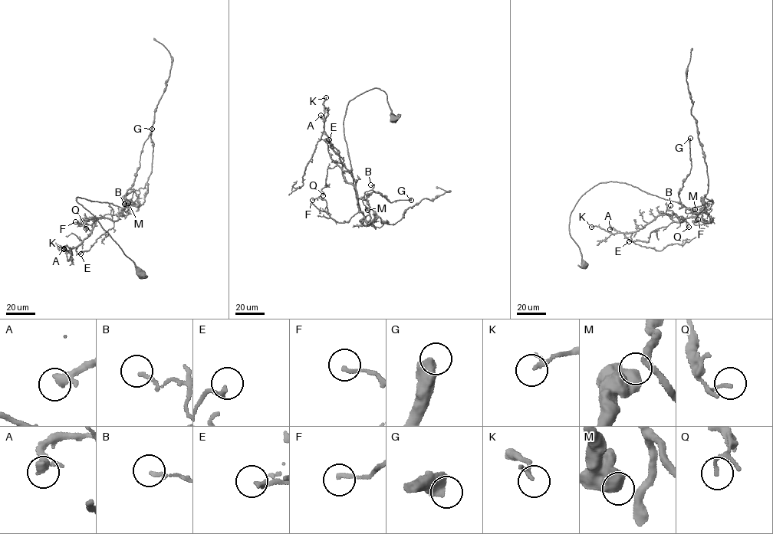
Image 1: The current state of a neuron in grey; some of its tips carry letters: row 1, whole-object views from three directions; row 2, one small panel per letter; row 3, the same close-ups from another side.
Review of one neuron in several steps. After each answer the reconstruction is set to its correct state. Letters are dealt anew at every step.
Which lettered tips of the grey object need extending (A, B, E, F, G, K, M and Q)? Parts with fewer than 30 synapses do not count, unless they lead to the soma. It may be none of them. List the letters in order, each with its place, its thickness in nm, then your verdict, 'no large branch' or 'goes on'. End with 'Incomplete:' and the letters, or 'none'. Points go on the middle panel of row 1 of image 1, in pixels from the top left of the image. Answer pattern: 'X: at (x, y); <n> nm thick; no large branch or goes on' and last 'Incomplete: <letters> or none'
A: at (320, 115); 300 nm thick; no large branch
B: at (370, 185); 150 nm thick; no large branch
E: at (329, 139); 180 nm thick; no large branch
F: at (312, 200); 160 nm thick; no large branch
G: at (411, 200); 600 nm thick; no large branch
K: at (326, 97); 170 nm thick; no large branch
M: at (367, 210); 700 nm thick; no large branch
Q: at (323, 195); 140 nm thick; no large branch
Incomplete: none

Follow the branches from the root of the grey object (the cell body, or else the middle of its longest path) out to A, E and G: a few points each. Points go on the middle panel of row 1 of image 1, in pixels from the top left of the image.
A: (396, 119), (380, 89), (348, 103), (343, 131), (360, 211), (356, 190), (343, 175), (320, 115)
E: (396, 119), (380, 89), (348, 103), (343, 131), (360, 211), (354, 178), (331, 159), (329, 139)
G: (396, 119), (376, 88), (347, 106), (360, 221), (371, 224), (373, 191), (411, 200)

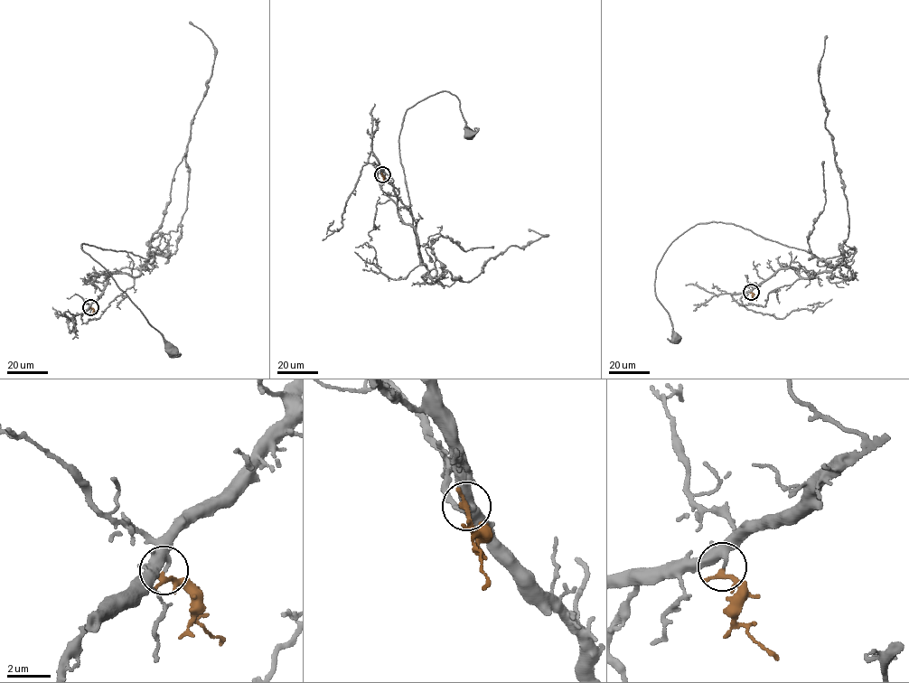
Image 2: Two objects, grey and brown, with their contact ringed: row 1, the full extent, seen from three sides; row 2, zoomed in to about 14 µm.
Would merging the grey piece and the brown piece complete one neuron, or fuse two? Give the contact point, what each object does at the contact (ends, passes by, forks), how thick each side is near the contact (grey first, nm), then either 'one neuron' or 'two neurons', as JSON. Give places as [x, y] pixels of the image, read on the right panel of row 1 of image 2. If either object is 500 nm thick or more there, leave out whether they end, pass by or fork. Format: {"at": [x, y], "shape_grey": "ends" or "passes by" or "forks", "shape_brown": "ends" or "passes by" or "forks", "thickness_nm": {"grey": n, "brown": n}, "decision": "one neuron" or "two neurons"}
{"at": [751, 292], "shape_grey": "passes by", "shape_brown": "ends", "thickness_nm": {"grey": 190, "brown": 280}, "decision": "one neuron"}

